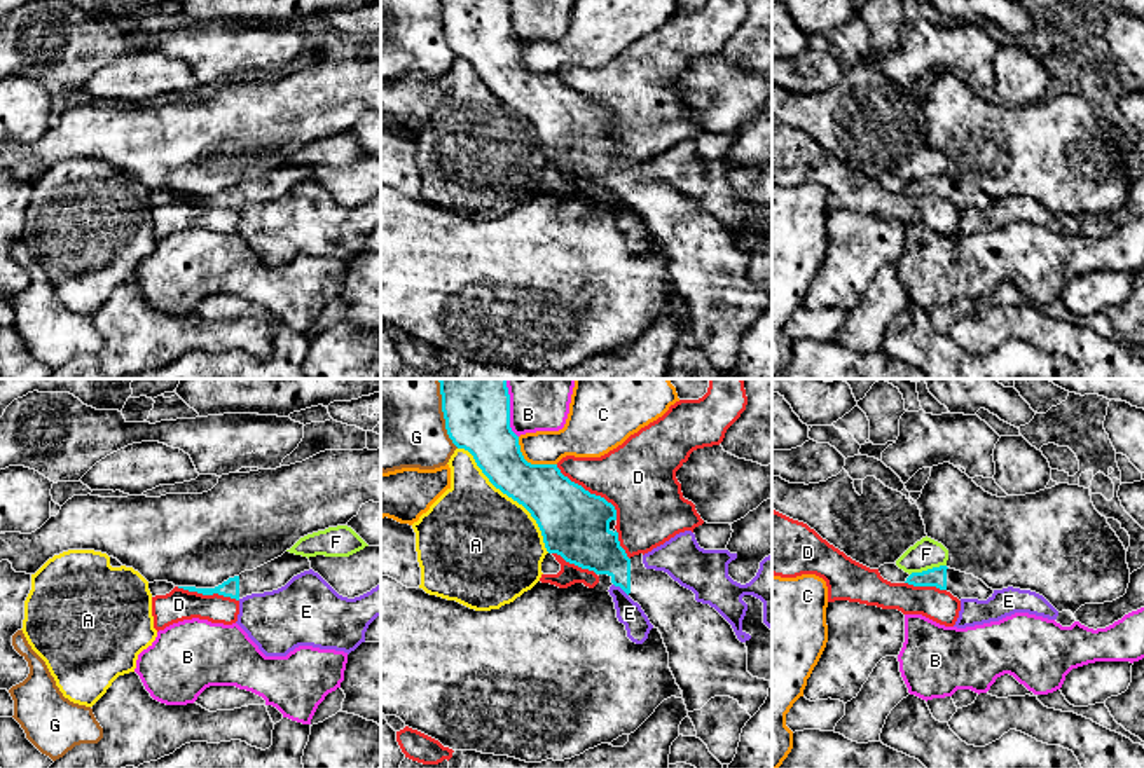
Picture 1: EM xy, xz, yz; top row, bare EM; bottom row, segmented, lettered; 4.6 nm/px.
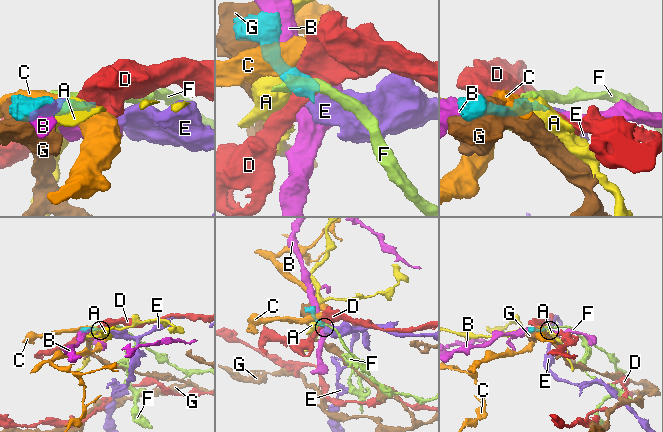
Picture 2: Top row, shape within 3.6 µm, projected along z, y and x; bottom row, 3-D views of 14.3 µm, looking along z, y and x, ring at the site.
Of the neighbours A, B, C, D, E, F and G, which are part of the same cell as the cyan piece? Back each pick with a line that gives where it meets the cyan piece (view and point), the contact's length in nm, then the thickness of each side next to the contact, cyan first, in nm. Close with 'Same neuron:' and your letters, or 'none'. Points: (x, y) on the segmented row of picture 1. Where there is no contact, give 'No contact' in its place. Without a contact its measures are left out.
Same neuron: none

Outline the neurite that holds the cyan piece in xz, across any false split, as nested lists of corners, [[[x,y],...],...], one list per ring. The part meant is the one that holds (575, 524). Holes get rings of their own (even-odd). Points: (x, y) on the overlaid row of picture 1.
[[[438,379],[442,412],[449,438],[468,450],[489,482],[522,504],[536,520],[548,553],[596,574],[608,574],[641,606],[650,623],[662,634],[669,653],[669,669],[683,691],[683,700],[697,738],[721,763],[730,765],[737,754],[746,723],[768,696],[770,681],[748,672],[748,648],[732,625],[709,604],[695,600],[695,593],[667,573],[646,569],[643,553],[627,557],[618,532],[610,529],[617,510],[604,497],[590,494],[561,473],[557,464],[531,464],[524,459],[519,436],[510,428],[510,394],[507,379]]]

